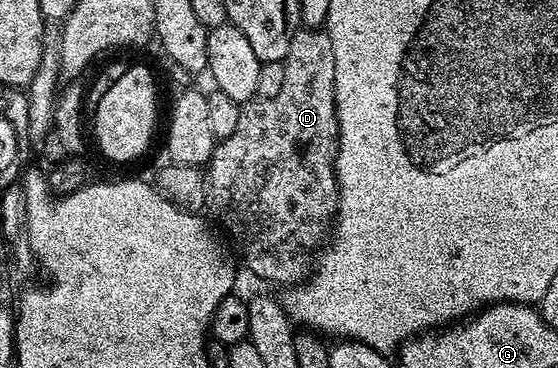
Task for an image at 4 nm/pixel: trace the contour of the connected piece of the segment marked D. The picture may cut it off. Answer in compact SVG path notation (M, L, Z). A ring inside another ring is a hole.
M301 27L296 30L291 39L291 47L287 51L284 59L285 75L283 87L279 90L279 95L271 99L257 97L252 101L246 101L241 105L239 111L239 124L235 127L235 132L227 135L227 139L217 141L213 147L213 156L207 162L207 209L217 216L217 221L225 225L227 232L233 236L233 241L237 244L237 249L241 252L241 257L245 260L245 265L257 277L262 277L265 281L274 281L277 285L292 287L302 280L310 272L311 257L309 261L308 253L320 246L326 240L330 232L330 222L334 220L337 212L337 172L334 163L337 162L337 100L335 99L335 51L331 47L331 39L328 32L321 29L309 29Z

